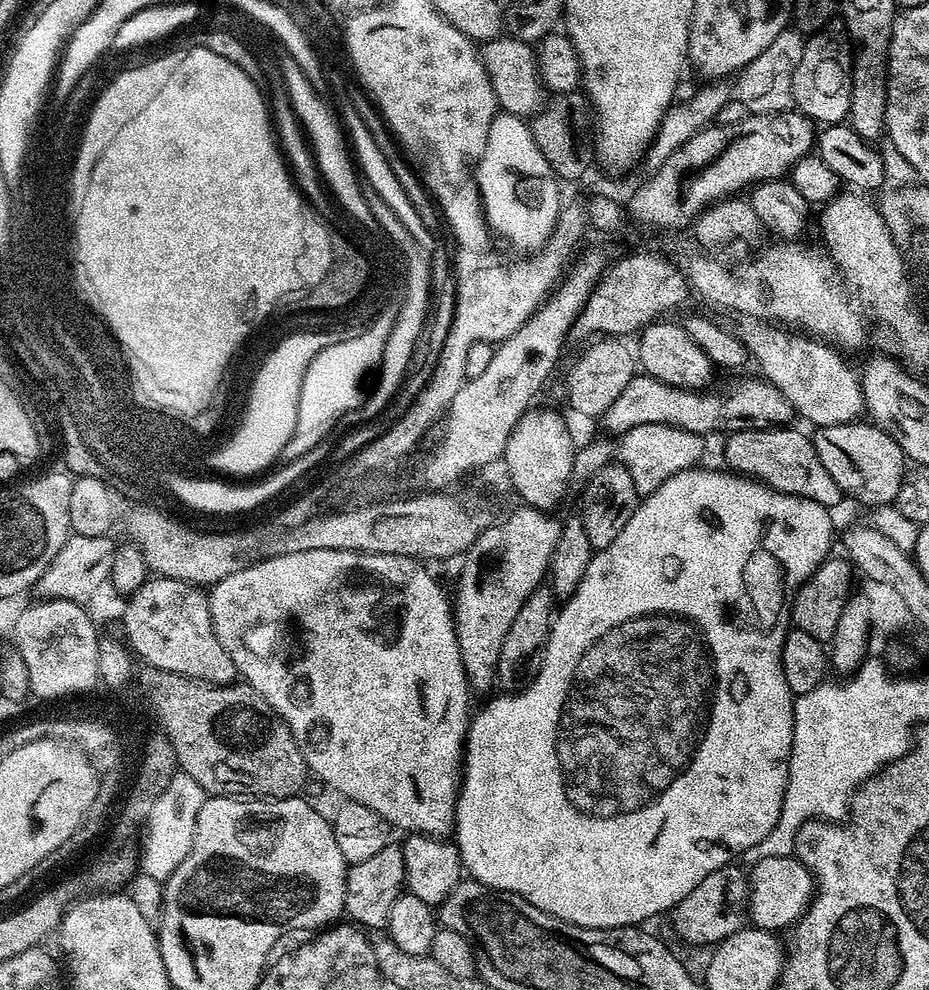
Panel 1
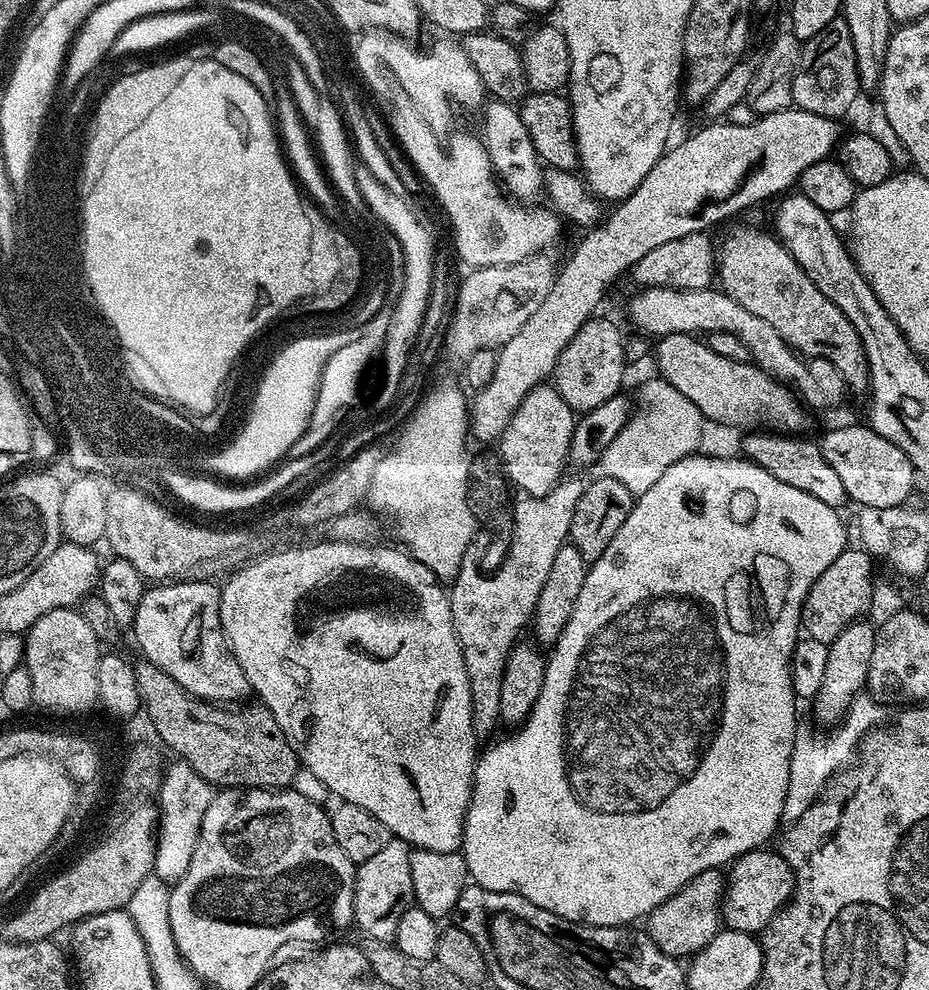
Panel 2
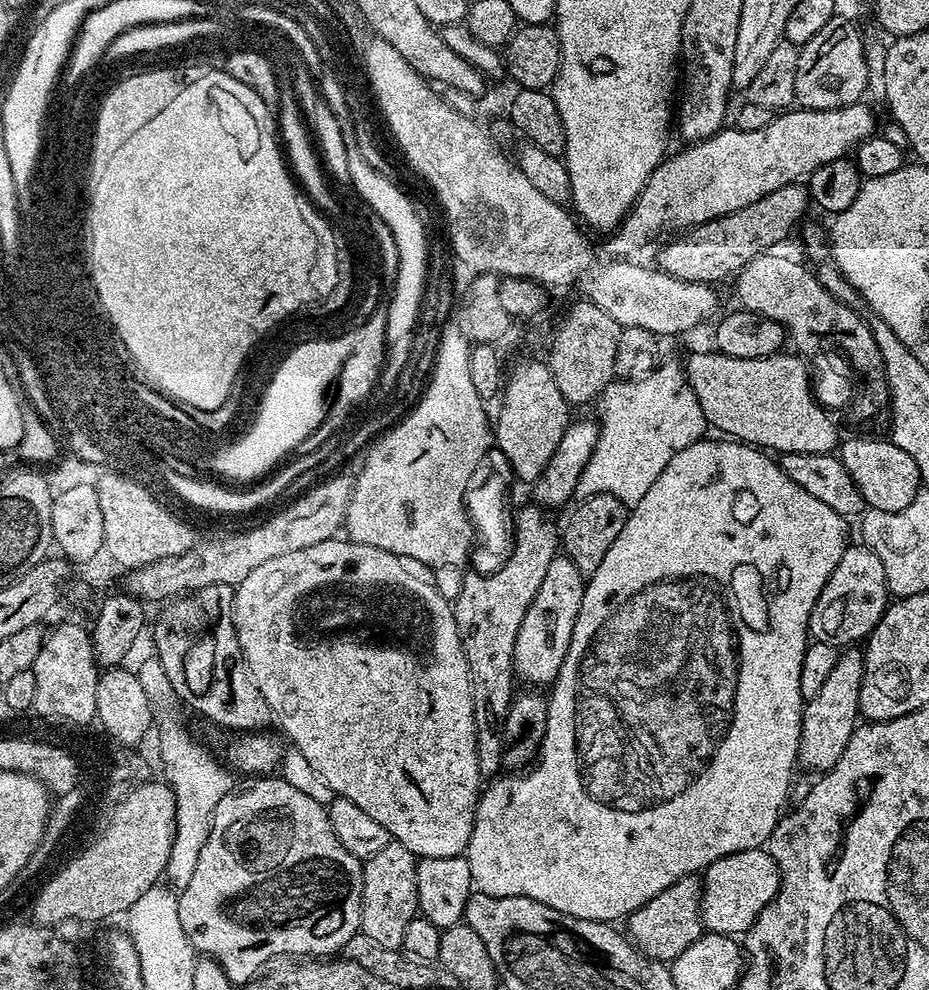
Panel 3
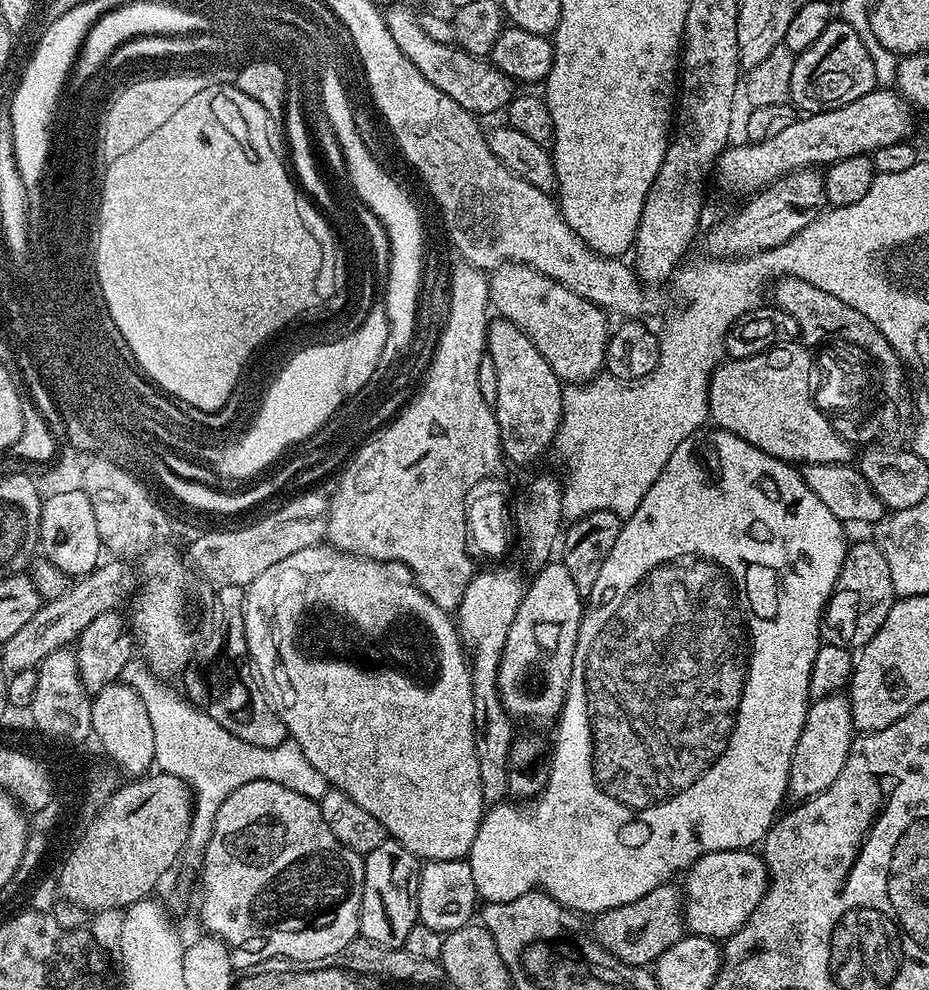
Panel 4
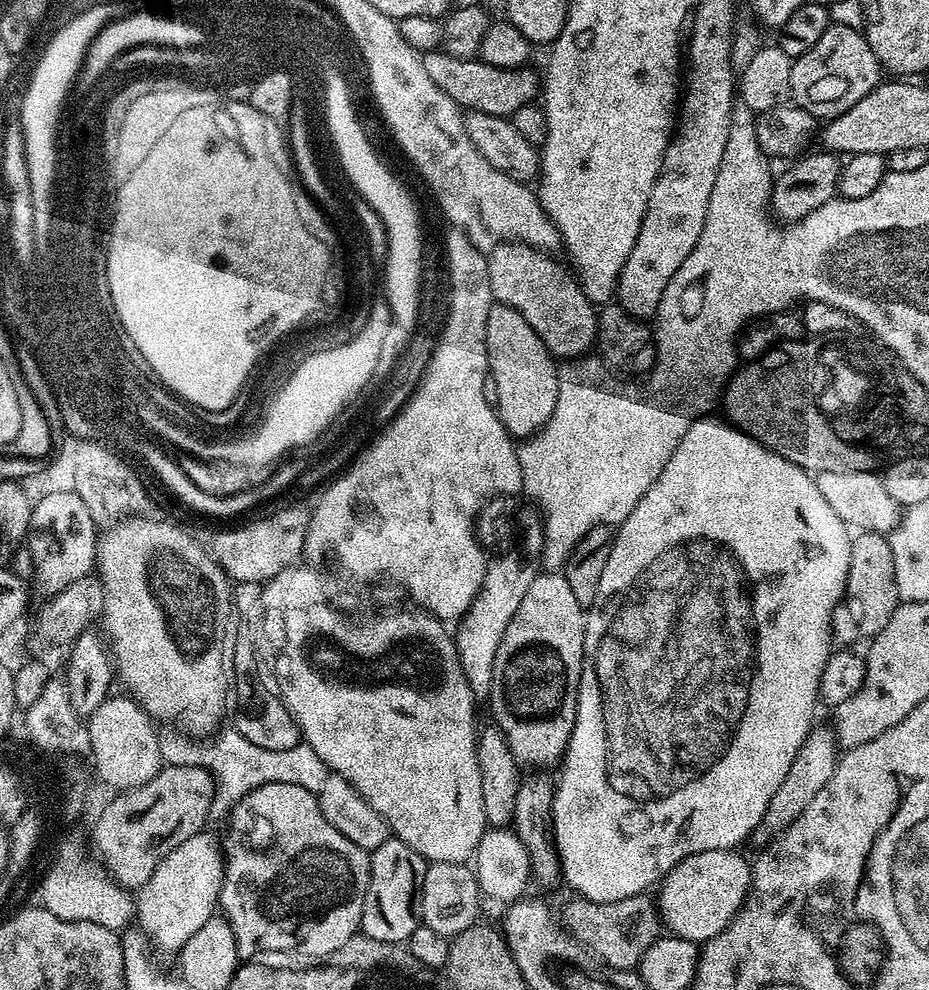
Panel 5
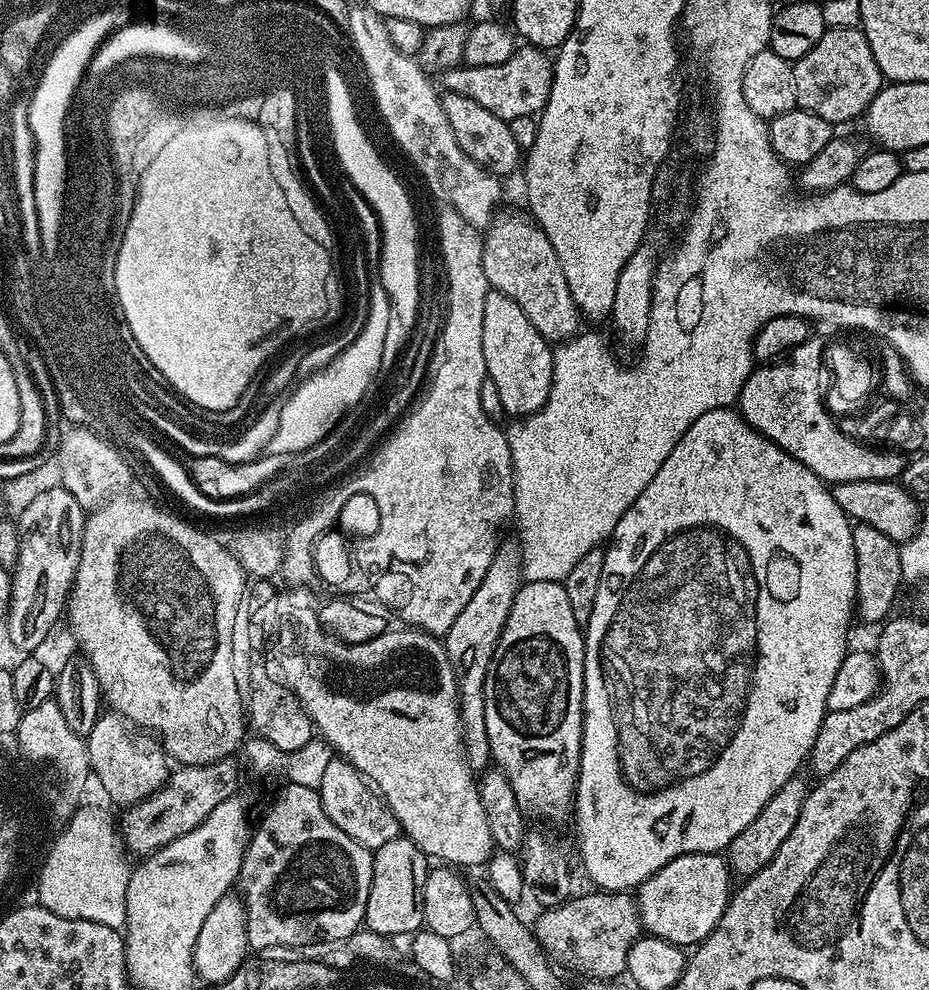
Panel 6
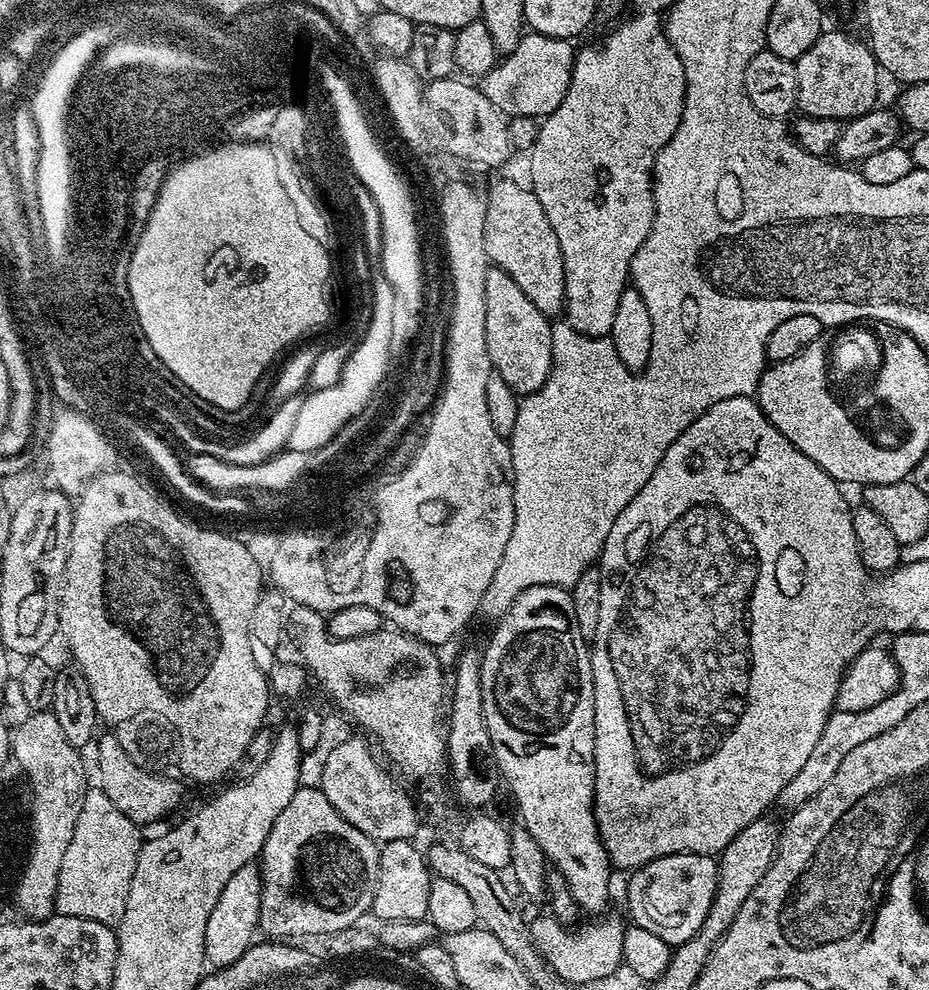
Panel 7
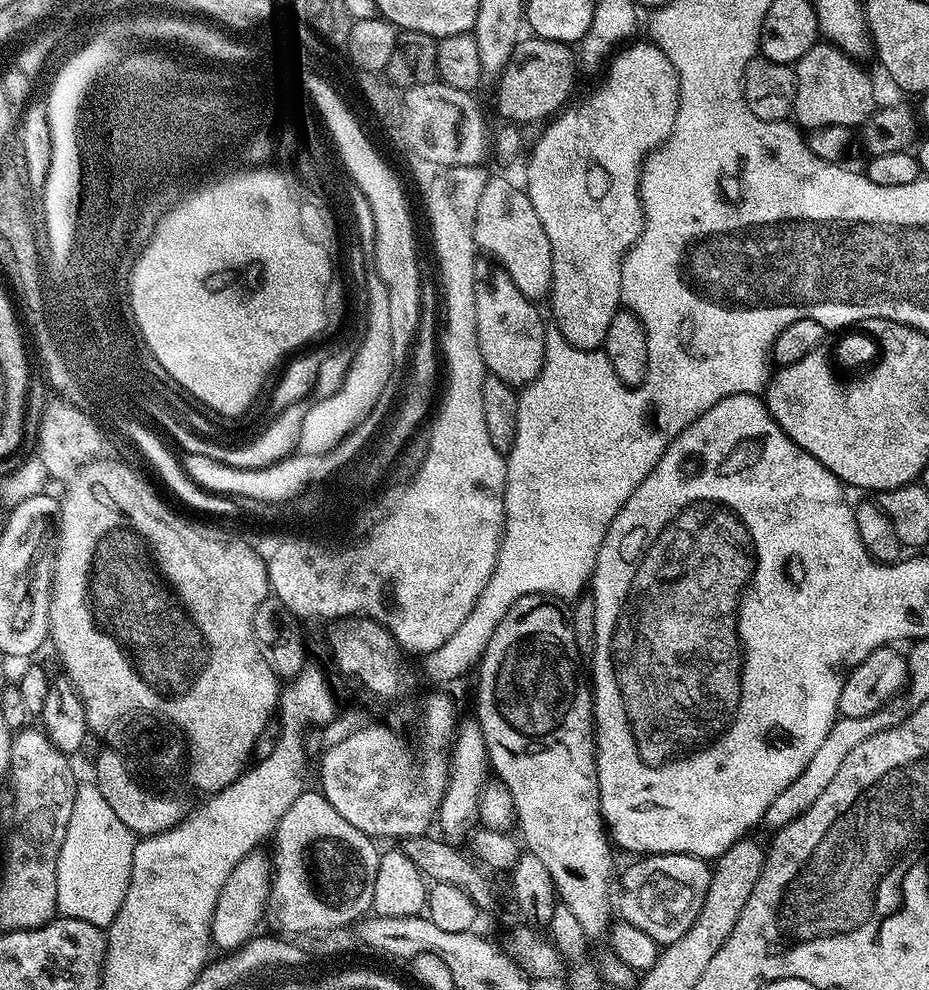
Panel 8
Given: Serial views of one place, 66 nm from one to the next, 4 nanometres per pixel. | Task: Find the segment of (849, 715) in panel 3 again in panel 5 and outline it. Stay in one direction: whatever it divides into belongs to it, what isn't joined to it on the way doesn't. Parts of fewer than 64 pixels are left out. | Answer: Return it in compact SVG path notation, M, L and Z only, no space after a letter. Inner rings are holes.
M813 727L802 742L798 754L794 754L794 762L790 762L790 770L786 778L782 778L782 786L778 786L774 798L770 798L770 806L766 806L766 814L760 825L752 831L751 839L757 840L760 846L764 846L787 830L796 821L798 814L802 814L802 810L806 810L806 806L814 802L814 794L818 794L818 790L822 790L826 782L830 782L836 769L837 759L838 745L835 731L831 727Z

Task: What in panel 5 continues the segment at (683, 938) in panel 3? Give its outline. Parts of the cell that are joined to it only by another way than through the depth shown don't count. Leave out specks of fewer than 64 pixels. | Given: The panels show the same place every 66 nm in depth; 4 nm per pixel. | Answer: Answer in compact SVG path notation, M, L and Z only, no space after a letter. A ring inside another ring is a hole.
M640 893L610 903L574 898L565 908L564 916L562 912L562 923L597 960L603 960L609 968L632 970L662 934L659 907L650 897L649 893Z

